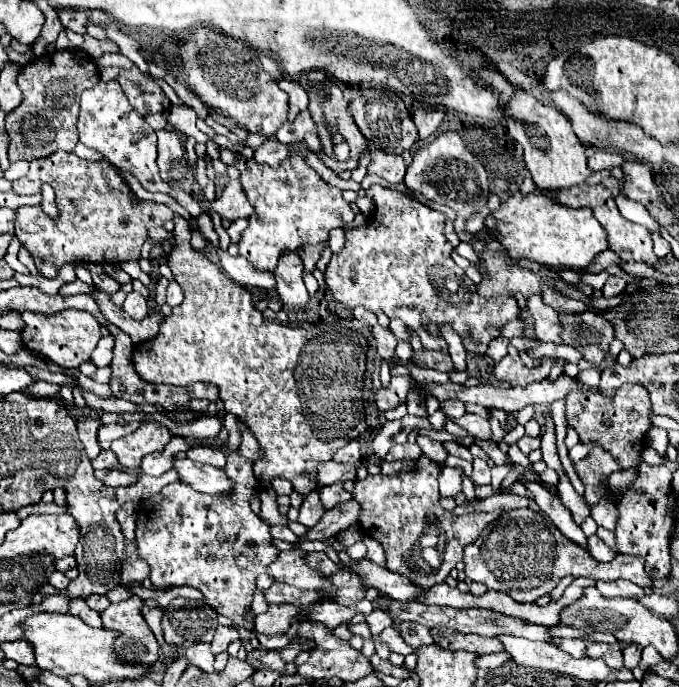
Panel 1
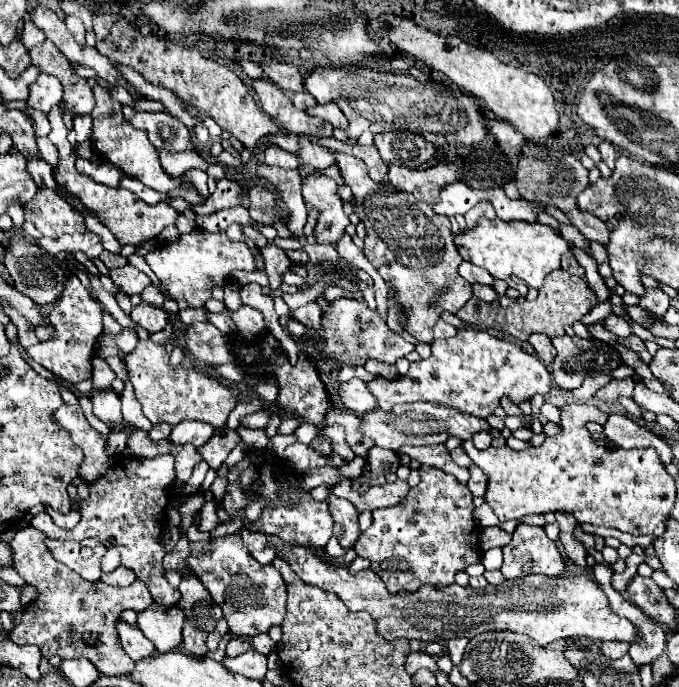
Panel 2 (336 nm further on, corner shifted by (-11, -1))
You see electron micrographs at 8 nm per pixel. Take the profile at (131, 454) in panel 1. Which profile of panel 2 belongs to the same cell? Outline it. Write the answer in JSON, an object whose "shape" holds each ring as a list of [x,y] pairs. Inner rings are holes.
{"shape":[[[62,404],[52,420],[64,430],[70,432],[76,446],[82,448],[84,460],[90,460],[90,466],[80,466],[80,474],[86,478],[90,488],[90,498],[82,502],[82,520],[74,530],[58,528],[46,512],[40,512],[32,518],[32,526],[44,532],[48,538],[62,540],[84,540],[84,538],[100,538],[104,546],[118,548],[122,556],[122,564],[128,566],[136,578],[140,578],[150,590],[156,604],[176,606],[180,600],[180,590],[172,588],[166,580],[166,570],[162,566],[162,558],[166,550],[160,546],[164,524],[166,524],[166,508],[170,504],[170,486],[176,480],[174,472],[174,456],[156,456],[156,458],[132,458],[132,456],[112,456],[106,450],[106,436],[98,434],[82,414],[80,406]]]}

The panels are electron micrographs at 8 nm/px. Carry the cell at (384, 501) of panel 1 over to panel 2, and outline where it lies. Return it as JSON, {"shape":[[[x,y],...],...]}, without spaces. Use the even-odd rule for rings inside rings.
{"shape":[[[422,466],[420,478],[420,484],[410,488],[400,504],[372,512],[372,526],[362,532],[354,546],[358,556],[372,562],[370,568],[392,592],[416,590],[424,582],[448,586],[454,582],[456,572],[480,562],[480,528],[474,520],[470,490],[450,474],[432,466]]]}

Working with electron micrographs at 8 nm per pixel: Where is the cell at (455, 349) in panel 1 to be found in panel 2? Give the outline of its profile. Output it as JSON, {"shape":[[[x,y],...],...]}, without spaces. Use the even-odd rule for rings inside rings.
{"shape":[[[438,320],[434,326],[434,338],[452,338],[456,336],[456,328],[446,324],[444,320]]]}

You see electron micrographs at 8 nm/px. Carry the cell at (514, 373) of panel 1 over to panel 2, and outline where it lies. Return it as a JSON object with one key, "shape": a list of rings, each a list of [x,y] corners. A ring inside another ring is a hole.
{"shape":[[[556,336],[552,338],[552,344],[558,352],[552,364],[552,374],[556,384],[564,390],[580,388],[586,376],[610,374],[622,364],[620,354],[600,340]]]}

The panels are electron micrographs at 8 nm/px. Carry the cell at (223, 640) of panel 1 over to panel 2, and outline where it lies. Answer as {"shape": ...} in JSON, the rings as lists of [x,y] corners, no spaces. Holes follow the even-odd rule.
{"shape":[[[230,638],[226,644],[226,656],[240,656],[250,648],[250,642],[246,638]]]}

